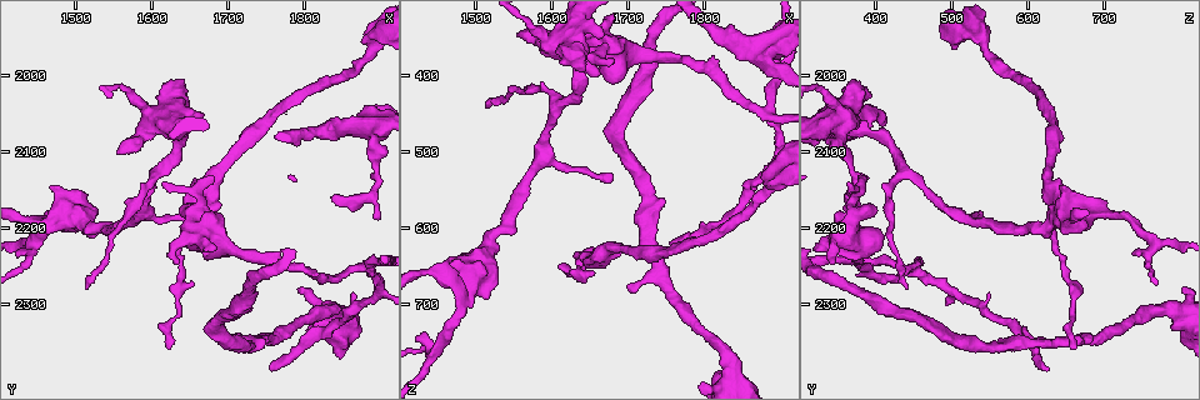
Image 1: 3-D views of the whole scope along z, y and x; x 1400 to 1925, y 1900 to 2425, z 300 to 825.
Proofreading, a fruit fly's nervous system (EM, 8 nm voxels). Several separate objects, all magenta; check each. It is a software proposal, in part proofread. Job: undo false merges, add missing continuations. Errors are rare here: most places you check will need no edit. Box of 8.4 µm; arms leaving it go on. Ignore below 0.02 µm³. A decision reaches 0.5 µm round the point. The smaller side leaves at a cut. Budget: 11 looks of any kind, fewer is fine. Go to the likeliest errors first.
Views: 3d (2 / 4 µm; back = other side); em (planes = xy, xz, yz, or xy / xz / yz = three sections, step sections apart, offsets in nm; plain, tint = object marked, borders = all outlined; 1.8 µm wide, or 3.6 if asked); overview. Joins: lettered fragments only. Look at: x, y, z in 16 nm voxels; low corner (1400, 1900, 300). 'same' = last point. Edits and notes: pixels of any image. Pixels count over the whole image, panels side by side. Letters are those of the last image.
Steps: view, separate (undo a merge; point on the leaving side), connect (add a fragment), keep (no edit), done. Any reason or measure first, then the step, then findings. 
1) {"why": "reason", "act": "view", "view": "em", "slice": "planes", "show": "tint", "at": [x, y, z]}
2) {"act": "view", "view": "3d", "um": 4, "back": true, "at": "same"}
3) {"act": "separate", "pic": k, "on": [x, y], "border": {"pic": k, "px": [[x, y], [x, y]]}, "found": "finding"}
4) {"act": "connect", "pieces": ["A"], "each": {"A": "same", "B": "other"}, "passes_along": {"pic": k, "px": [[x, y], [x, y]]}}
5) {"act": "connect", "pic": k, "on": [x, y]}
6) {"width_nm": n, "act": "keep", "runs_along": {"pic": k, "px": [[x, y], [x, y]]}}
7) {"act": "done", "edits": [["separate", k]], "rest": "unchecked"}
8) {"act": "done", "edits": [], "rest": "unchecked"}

{"why": "four or more arms meet", "act": "view", "view": "em", "slice": "xz", "step": 8, "show": "borders", "at": [1880, 2255, 440]}

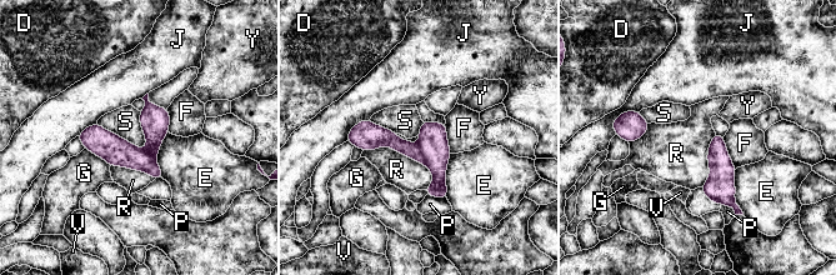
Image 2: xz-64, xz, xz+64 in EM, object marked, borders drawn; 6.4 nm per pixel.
{"why": "another direction", "act": "view", "view": "em", "slice": "planes", "show": "borders", "at": "same"}

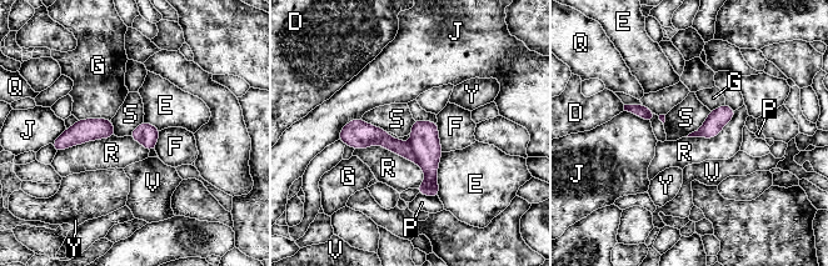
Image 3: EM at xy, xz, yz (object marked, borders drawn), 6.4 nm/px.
{"width_nm": 120, "longest_contact_nm": ["R", 500], "act": "separate", "pic": 3, "on": [424, 137], "each": {"D": "other", "E": "other", "F": "other", "G": "other", "J": "other", "P": "other", "Q": "other", "R": "other", "S": "other", "V": "other", "Y": "other"}, "found": "two neurons meet here"}

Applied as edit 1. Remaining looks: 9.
{"why": "tapers out", "act": "view", "view": "3d", "um": 2, "back": true, "at": [1835, 2155, 360]}

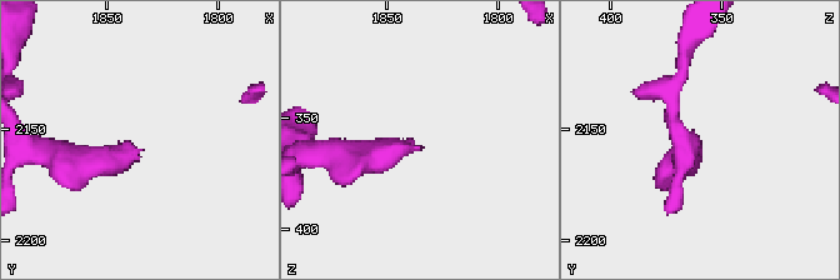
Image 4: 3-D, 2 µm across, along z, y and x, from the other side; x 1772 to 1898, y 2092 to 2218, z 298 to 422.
{"act": "view", "view": "em", "slice": "xz", "step": 8, "show": "borders", "at": [1837, 2159, 361]}

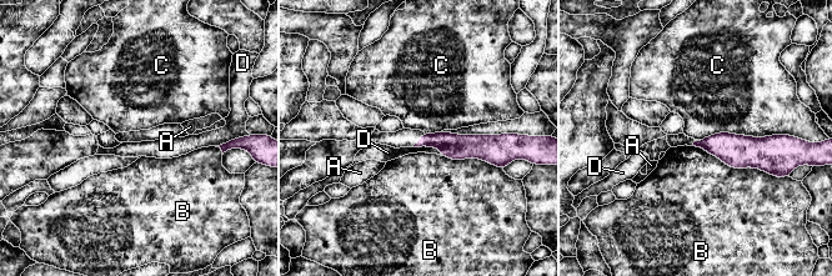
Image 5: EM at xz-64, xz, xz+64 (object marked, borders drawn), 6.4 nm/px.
{"act": "keep", "each": {"A": "other", "B": "other", "C": "other", "D": "other"}, "border": {"pic": 5, "px": [[785, 134], [715, 133], [700, 140]]}, "found": "no lettered fragment goes on from it"}

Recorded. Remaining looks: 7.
{"why": "end of a long branch", "act": "view", "view": "3d", "um": 4, "at": [1620, 2355, 655]}

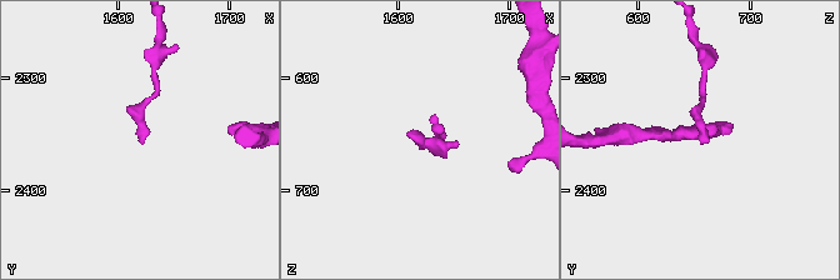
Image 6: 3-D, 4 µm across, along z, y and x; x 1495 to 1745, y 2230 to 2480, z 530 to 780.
{"act": "view", "view": "em", "slice": "planes", "show": "borders", "at": [1618, 2356, 654]}

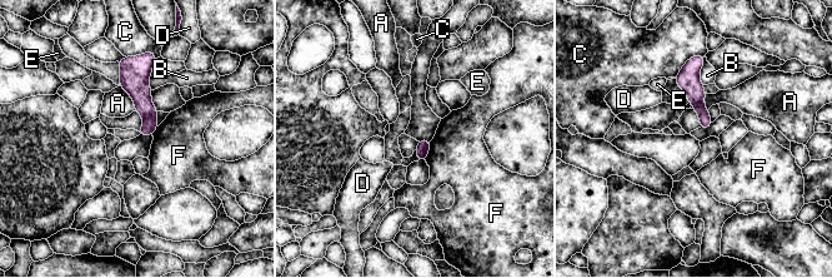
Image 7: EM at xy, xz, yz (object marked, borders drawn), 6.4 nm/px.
{"width_nm": 80, "act": "keep", "each": {"A": "other", "B": "other", "C": "other", "D": "other", "E": "other", "F": "other"}, "runs_along": {"pic": 7, "px": [[690, 63], [690, 83], [705, 125]]}, "found": "no lettered fragment goes on from it"}

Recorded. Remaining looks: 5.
{"act": "done", "edits": [["separate", 3]], "rest": "unchecked"}

